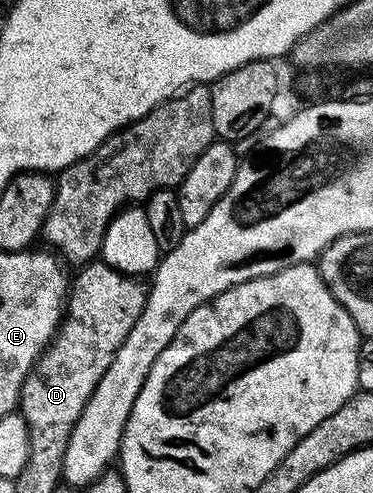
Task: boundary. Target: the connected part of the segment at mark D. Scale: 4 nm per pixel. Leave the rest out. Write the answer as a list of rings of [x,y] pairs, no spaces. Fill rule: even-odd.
[[[101,260],[91,261],[77,271],[78,279],[73,279],[68,290],[68,301],[61,326],[54,336],[54,341],[46,347],[38,359],[33,371],[22,385],[20,413],[30,428],[32,445],[38,449],[60,449],[65,447],[76,420],[84,412],[86,401],[92,396],[96,384],[104,376],[108,364],[116,356],[120,344],[132,332],[132,324],[140,320],[140,312],[144,312],[148,286],[145,281],[134,276],[121,274]]]

